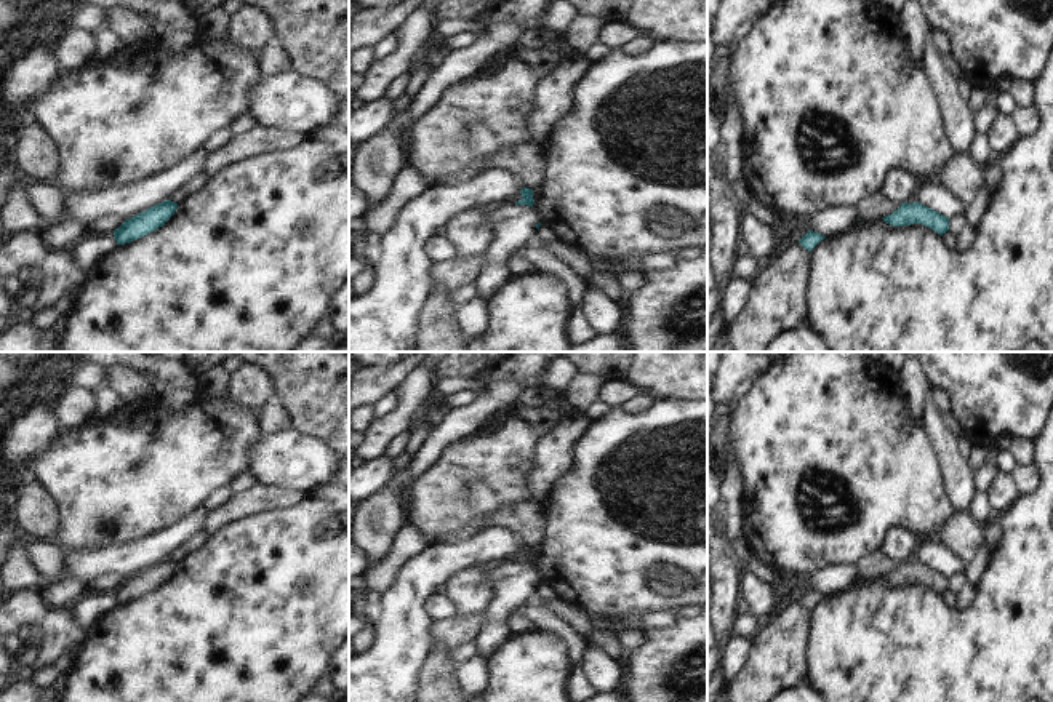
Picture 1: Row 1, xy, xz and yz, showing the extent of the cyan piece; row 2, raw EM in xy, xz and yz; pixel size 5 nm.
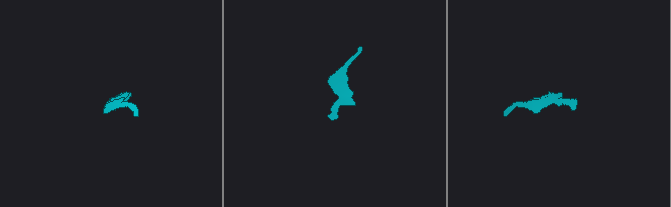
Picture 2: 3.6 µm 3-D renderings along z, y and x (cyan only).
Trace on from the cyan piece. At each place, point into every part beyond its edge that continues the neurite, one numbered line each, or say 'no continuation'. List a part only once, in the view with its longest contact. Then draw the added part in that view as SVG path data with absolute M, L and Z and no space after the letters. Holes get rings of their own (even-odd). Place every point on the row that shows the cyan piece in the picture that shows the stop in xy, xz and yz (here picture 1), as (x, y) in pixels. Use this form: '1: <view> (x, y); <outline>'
no continuation

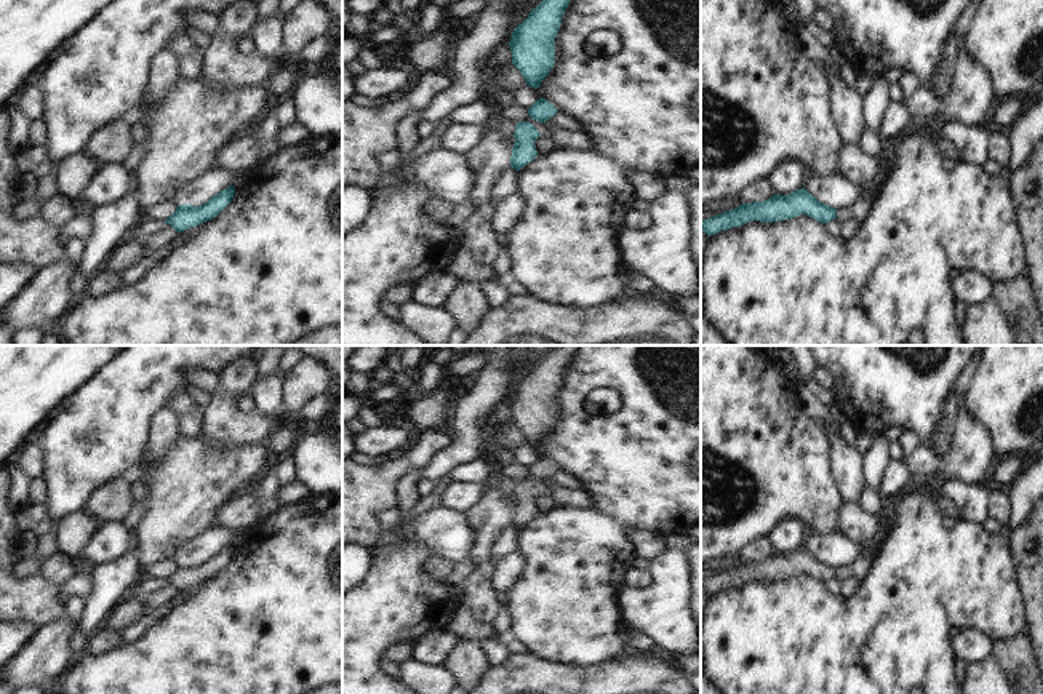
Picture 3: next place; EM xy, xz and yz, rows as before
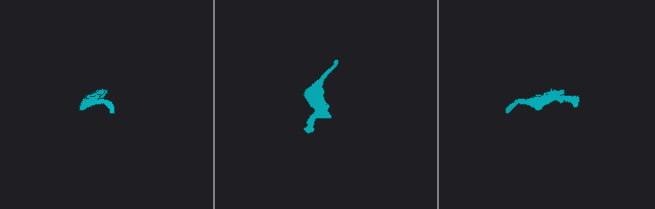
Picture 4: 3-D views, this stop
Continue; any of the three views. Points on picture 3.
no continuation

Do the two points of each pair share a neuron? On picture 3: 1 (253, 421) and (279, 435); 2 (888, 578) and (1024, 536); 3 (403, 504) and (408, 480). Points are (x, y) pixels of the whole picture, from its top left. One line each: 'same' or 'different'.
1: different
2: different
3: same

